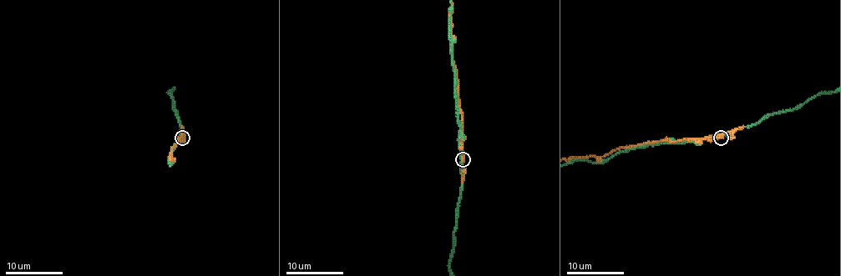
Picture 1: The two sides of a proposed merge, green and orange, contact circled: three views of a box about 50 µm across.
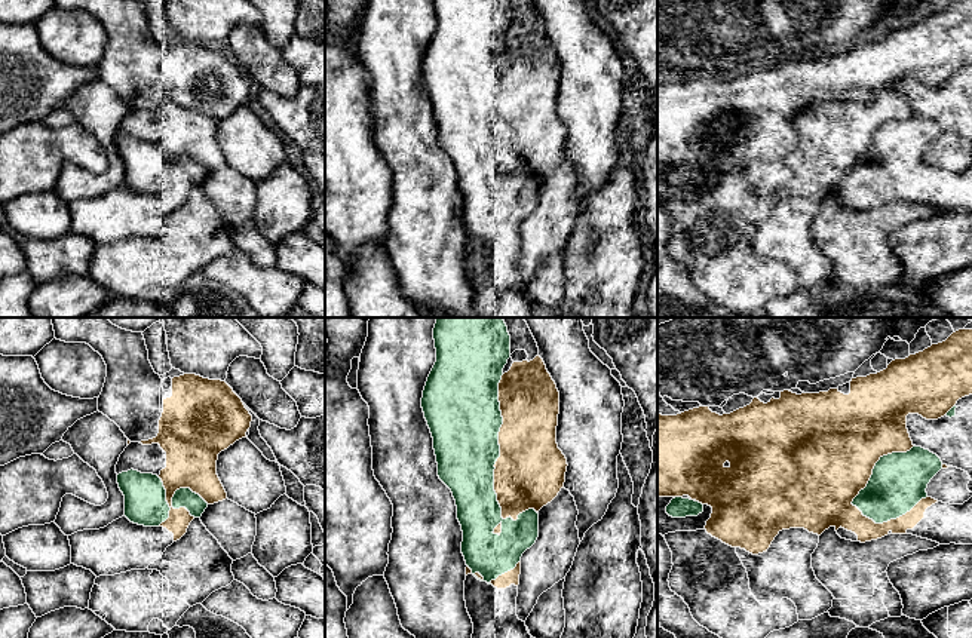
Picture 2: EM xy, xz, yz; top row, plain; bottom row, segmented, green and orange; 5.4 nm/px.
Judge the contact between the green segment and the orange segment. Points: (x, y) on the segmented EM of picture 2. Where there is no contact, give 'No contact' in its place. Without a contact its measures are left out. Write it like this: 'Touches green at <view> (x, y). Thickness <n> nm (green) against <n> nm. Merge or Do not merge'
Touches green at xz (499, 453). Thickness 380 nm (green) against 380 nm. Do not merge

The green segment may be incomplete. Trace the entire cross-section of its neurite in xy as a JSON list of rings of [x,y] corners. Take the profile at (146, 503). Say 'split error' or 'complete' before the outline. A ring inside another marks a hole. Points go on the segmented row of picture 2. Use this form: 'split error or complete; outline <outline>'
complete; outline [[[128,470],[117,475],[125,496],[125,516],[138,525],[159,527],[169,518],[169,504],[162,479],[153,473]]]

